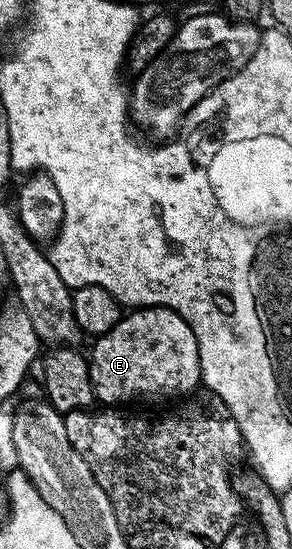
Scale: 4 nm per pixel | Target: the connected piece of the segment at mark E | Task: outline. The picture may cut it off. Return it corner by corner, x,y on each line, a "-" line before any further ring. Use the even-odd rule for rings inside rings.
142,307
132,309
127,312
118,321
118,325
114,325
114,329
110,329
107,333
99,336
95,340
96,343
92,347
92,355
88,359
88,372
92,378
92,393
97,400
100,399
104,405
128,405
131,399
144,399
147,395
172,395
177,391
180,397
187,396
189,393
195,392
201,386
200,378
200,354
198,353
198,341
194,337
194,333
190,329
190,325
186,325
186,321
178,313
174,313
165,307

